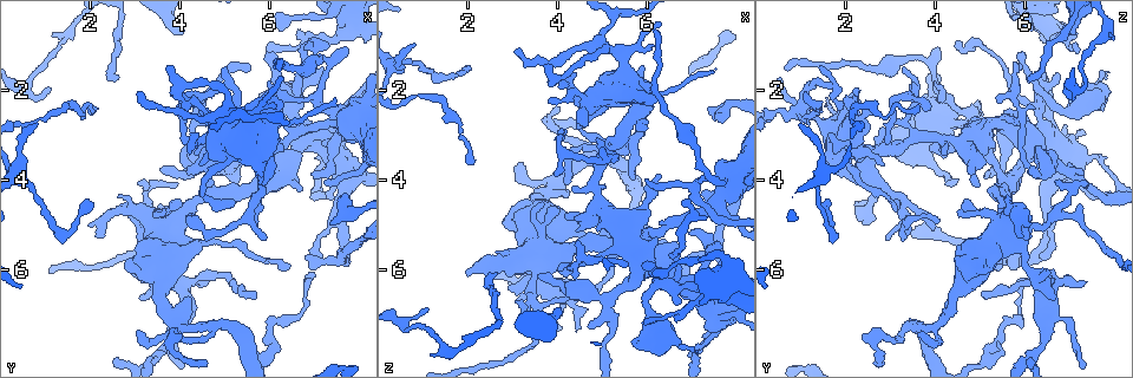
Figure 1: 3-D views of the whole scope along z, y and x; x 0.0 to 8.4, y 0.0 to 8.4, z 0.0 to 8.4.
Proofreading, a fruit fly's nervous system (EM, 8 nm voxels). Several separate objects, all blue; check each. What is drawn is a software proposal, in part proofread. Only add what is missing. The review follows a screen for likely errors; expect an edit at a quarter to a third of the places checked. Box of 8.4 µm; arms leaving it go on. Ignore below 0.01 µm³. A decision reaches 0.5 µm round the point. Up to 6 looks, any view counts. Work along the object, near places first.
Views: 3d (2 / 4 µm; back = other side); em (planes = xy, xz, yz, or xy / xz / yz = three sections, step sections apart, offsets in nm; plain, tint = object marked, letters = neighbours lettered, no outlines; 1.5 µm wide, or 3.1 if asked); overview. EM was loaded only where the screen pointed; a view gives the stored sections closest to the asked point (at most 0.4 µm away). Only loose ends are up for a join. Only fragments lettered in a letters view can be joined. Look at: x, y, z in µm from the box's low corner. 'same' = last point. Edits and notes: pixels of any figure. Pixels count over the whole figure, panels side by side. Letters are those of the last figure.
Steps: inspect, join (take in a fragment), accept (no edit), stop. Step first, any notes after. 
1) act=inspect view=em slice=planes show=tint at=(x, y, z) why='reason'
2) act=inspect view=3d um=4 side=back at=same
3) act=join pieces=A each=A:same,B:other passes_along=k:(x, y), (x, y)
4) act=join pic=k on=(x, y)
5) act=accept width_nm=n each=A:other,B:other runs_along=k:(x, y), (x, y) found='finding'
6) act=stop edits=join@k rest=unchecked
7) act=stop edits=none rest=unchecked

act=inspect view=em slice=xz step=8 show=letters at=(2.00, 2.40, 3.65) why='branch stops here'

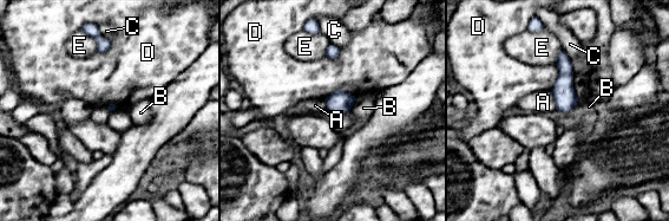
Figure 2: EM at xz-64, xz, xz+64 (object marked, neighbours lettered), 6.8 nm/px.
act=inspect view=em slice=planes show=letters at=same

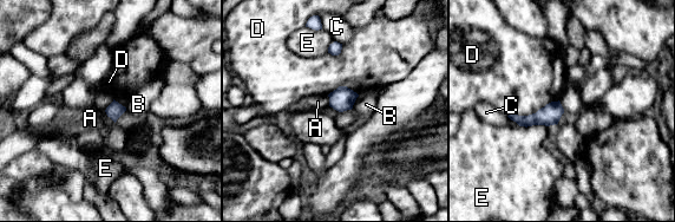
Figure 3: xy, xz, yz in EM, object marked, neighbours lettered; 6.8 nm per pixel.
act=accept longest_contact=D:320nm each=A:other,B:other,C:other,D:other,E:other border=3:(327, 95), (329, 104) found='no lettered fragment goes on from it'

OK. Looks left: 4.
act=inspect view=em slice=planes show=tint at=(7.75, 1.10, 4.10) why='tapers out'

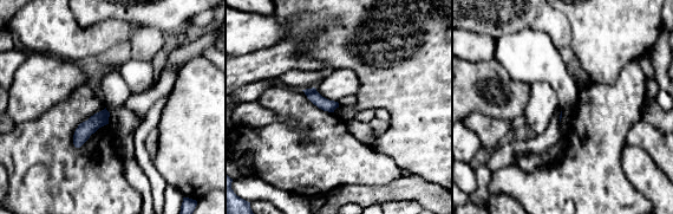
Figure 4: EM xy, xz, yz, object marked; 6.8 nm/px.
act=inspect view=em slice=planes show=letters at=same

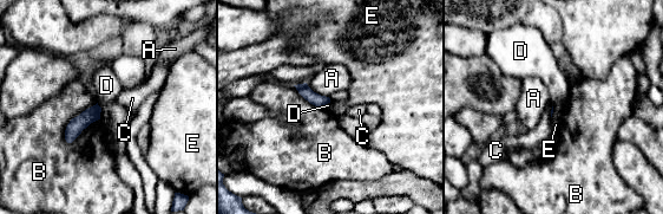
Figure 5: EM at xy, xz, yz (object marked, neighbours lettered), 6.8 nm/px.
act=accept longest_contact=B:340nm each=A:other,B:other,C:other,D:other,E:other runs_along=5:(96, 108), (71, 133), (69, 138) found='no lettered fragment goes on from it'

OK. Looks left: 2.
act=inspect view=3d um=4 at=(6.15, 1.55, 0.65) why='long arm stops here'

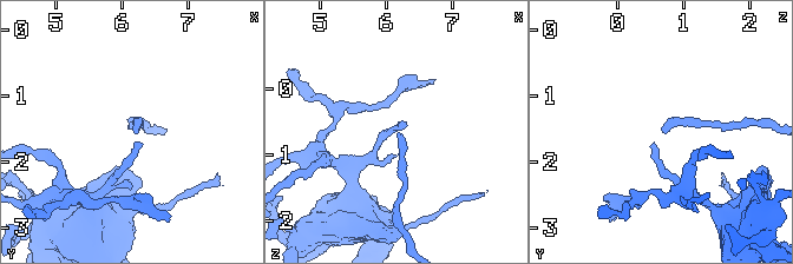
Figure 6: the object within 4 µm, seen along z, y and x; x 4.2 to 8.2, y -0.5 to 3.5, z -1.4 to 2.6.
act=inspect view=em slice=planes show=letters at=(6.15, 1.55, 0.70) why='need the tissue'

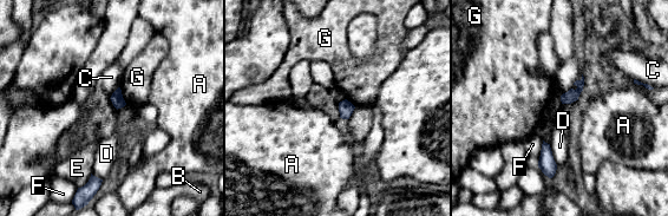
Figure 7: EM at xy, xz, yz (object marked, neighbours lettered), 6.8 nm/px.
act=accept width_nm=90 each=A:other,B:other,C:other,D:other,E:other,F:other,G:other border=7:(549, 144), (552, 158), (557, 165) found='none of them fits'

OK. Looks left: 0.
act=stop edits=none rest=unchecked

